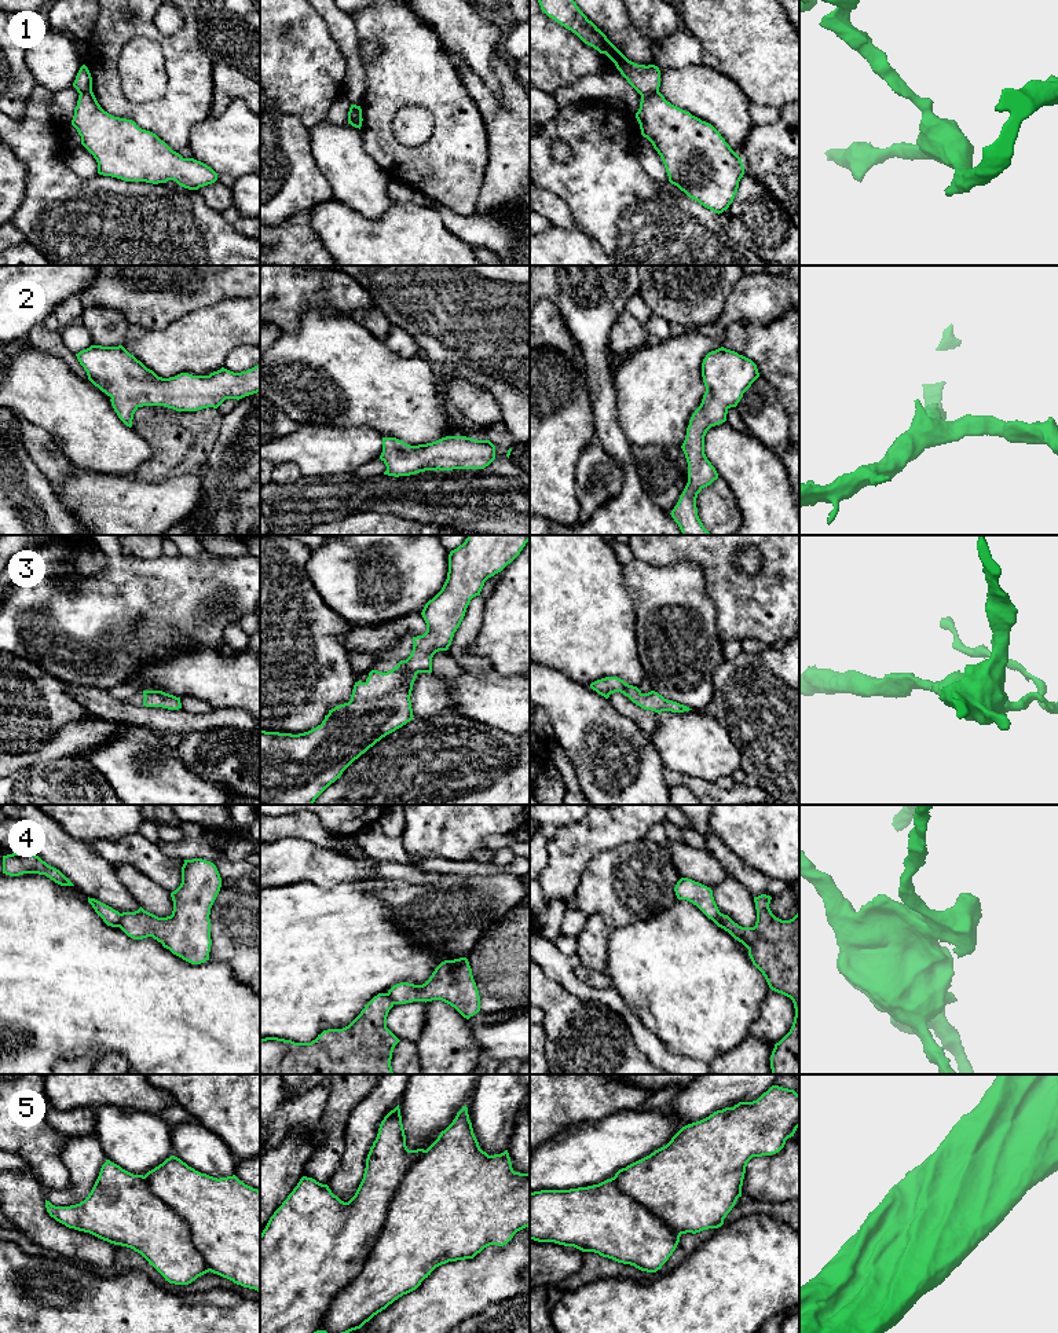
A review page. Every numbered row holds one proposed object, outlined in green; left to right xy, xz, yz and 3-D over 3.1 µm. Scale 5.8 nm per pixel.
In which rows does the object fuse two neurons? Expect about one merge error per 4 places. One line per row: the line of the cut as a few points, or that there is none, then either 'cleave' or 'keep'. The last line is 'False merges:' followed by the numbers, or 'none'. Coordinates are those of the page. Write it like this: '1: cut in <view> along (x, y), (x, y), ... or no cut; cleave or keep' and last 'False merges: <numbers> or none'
1: cut in yz along (658, 91), (641, 96); cleave
2: no cut; keep
3: no cut; keep
4: cut in yz along (720, 914), (724, 927); cleave
5: cut in xz along (425, 1150), (398, 1186), (362, 1270), (335, 1295), (317, 1332); cleave
False merges: 1, 4, 5

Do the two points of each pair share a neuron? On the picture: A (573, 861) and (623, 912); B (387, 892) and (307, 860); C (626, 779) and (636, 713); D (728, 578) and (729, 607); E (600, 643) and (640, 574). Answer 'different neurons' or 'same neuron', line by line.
A: different neurons
B: different neurons
C: different neurons
D: same neuron
E: different neurons

